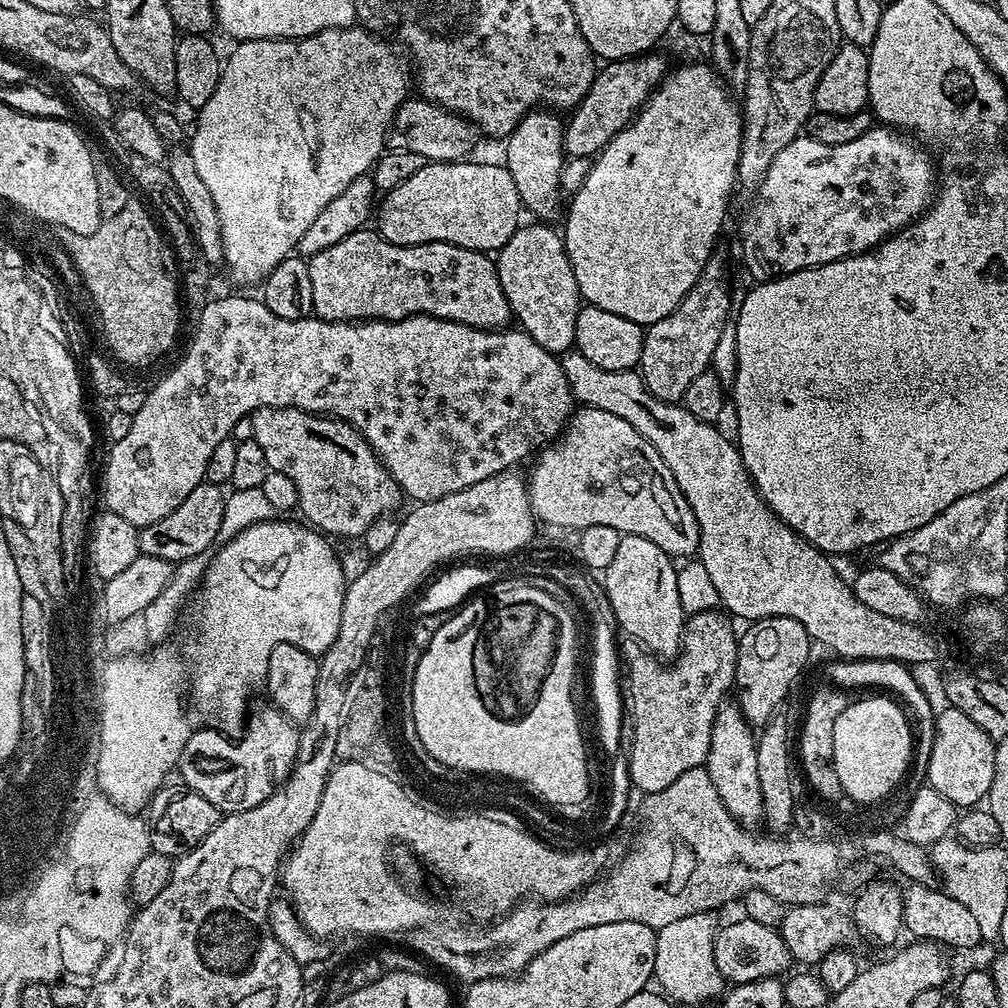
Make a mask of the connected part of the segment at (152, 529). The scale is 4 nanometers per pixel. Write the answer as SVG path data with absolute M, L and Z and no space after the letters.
M202 483L194 486L190 494L166 518L139 529L140 551L150 558L167 560L175 566L182 560L204 556L215 540L221 539L225 489L218 484Z

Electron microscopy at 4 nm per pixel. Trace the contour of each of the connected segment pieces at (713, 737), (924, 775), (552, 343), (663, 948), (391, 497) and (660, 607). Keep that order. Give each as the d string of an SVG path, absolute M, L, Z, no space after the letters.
M725 702L720 705L714 718L714 734L710 734L710 754L706 761L706 771L726 810L730 810L735 820L745 826L756 826L752 825L756 823L759 825L764 818L762 786L758 784L757 739L757 733L744 717L739 703Z
M836 658L833 661L833 664L828 664L824 668L825 674L828 675L827 683L831 687L845 690L853 690L852 688L883 690L899 701L907 715L910 734L912 735L912 758L908 761L906 779L903 781L902 786L897 787L887 801L887 804L889 803L889 814L896 816L896 818L903 817L904 809L908 806L909 795L917 792L928 778L930 750L934 750L934 730L936 729L937 713L932 712L932 704L928 701L923 686L916 681L916 676L912 673L915 671L909 665L899 664L896 660L846 660Z
M525 223L518 227L510 240L495 253L496 273L498 280L502 282L502 290L506 294L506 302L510 306L515 323L547 352L563 354L576 343L574 326L578 322L582 297L578 290L578 282L574 278L574 270L570 266L568 251L564 248L563 235L557 229L555 232L551 223L532 223L536 224Z
M713 911L687 915L657 929L653 977L660 984L659 989L675 1003L700 1004L723 993L724 979L713 952L720 929L720 921L715 916Z
M260 408L251 417L254 426L252 439L258 442L258 446L262 446L262 454L266 454L269 469L278 474L286 474L294 482L298 512L305 516L303 519L311 527L332 538L360 538L370 522L397 511L395 508L402 501L400 487L384 469L383 462L376 457L375 450L368 445L363 434L357 428L349 426L345 420L321 416L315 412L303 412L300 408Z
M621 535L615 557L611 559L610 566L606 566L602 571L604 592L608 595L609 606L612 607L611 619L616 624L620 623L619 631L624 636L635 638L653 656L664 662L671 662L680 655L680 644L684 641L686 623L684 600L680 597L680 580L676 577L676 568L672 564L675 564L673 557L667 556L662 546L654 546L650 538Z

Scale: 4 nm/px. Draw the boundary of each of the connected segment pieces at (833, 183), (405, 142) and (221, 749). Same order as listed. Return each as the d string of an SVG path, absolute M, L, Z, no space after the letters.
M873 126L866 134L862 134L862 138L854 138L854 142L842 142L842 146L826 146L826 142L818 142L807 134L797 136L794 142L790 142L790 146L786 146L786 150L779 152L774 162L770 162L770 170L766 170L766 178L762 178L759 188L755 189L753 196L756 197L753 198L752 205L749 206L748 213L740 224L740 248L744 251L744 264L748 267L749 274L753 276L753 281L775 280L776 277L790 272L806 270L835 260L845 260L847 256L859 256L862 252L870 252L895 232L900 232L919 220L931 208L938 192L937 165L933 157L931 160L919 147L923 148L911 135L901 134L888 126Z
M409 98L398 106L386 144L397 152L410 150L410 154L422 154L425 162L463 161L469 155L467 152L475 146L476 136L477 129L457 112L451 112L432 100Z
M280 711L263 712L253 720L251 735L244 744L232 747L212 733L196 736L190 744L190 754L200 752L208 756L224 756L226 760L186 760L178 761L178 773L185 785L193 792L202 794L206 802L214 802L214 806L222 814L241 812L258 806L270 794L274 794L279 785L288 779L292 772L292 764L298 754L298 742L301 729Z

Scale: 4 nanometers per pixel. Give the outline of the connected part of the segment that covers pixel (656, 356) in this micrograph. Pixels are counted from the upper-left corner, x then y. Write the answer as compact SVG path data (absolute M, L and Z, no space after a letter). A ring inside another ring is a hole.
M714 254L706 262L698 282L678 302L669 316L647 325L638 371L650 394L659 400L683 401L686 390L698 374L709 371L714 348L721 337L733 289L728 286L728 264Z

